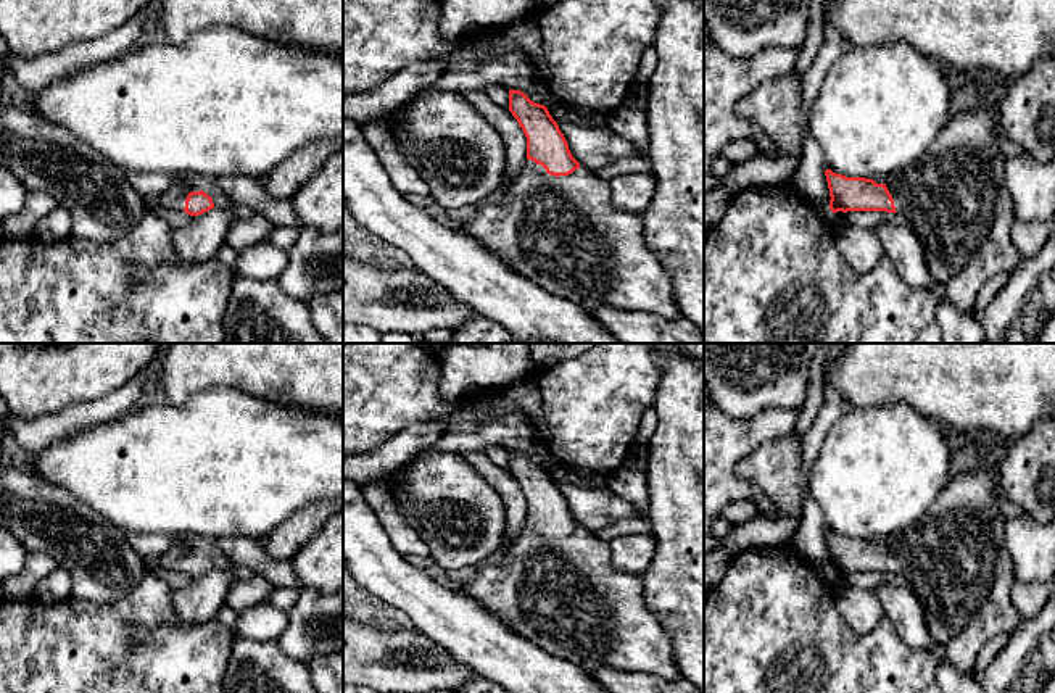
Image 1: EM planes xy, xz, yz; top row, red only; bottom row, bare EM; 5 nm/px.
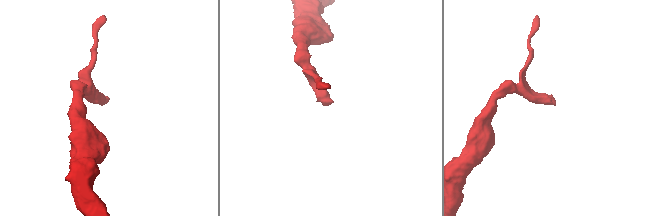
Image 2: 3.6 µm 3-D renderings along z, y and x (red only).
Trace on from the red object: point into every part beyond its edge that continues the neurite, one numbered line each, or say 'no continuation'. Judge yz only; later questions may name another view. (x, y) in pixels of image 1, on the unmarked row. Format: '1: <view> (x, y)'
1: yz (955, 558)

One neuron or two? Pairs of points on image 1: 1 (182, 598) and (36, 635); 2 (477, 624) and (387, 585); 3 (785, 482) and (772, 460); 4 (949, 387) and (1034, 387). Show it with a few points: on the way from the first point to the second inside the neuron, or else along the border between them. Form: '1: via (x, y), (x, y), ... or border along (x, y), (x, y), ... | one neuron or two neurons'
1: border along (169, 590), (173, 614), (181, 622), (203, 622) | two neurons
2: via (455, 621), (409, 589) | one neuron
3: via (780, 477), (773, 464) | one neuron
4: via (970, 387), (1013, 387) | one neuron

